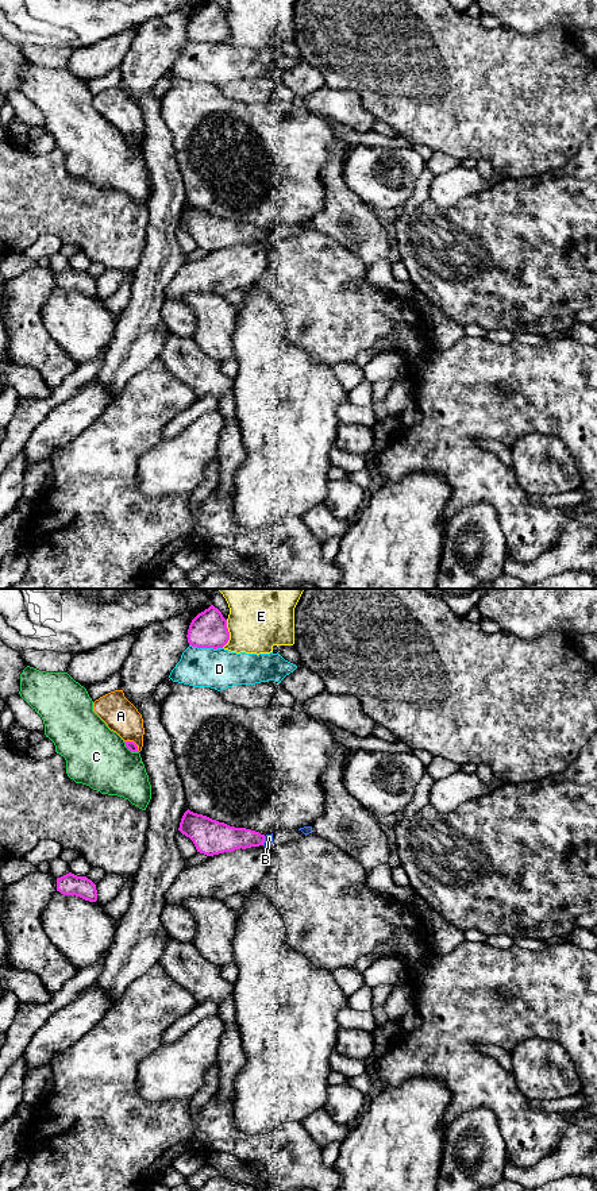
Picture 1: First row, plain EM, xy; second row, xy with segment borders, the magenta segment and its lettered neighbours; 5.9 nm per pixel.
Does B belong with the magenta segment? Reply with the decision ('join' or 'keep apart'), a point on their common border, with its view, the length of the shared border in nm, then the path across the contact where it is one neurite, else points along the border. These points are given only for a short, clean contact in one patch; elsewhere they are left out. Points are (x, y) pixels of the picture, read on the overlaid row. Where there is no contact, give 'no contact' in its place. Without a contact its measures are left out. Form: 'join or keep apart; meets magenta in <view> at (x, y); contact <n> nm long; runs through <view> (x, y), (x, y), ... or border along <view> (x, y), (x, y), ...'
keep apart; meets magenta in xy at (264, 840); contact 60 nm long

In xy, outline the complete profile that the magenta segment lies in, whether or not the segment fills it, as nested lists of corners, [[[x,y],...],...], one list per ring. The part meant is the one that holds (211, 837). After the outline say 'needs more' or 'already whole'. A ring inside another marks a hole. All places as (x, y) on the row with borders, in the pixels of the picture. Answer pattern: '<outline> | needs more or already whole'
[[[189,809],[184,813],[178,830],[193,841],[197,852],[207,856],[259,847],[265,843],[265,835],[259,832],[230,826]]] | already whole

